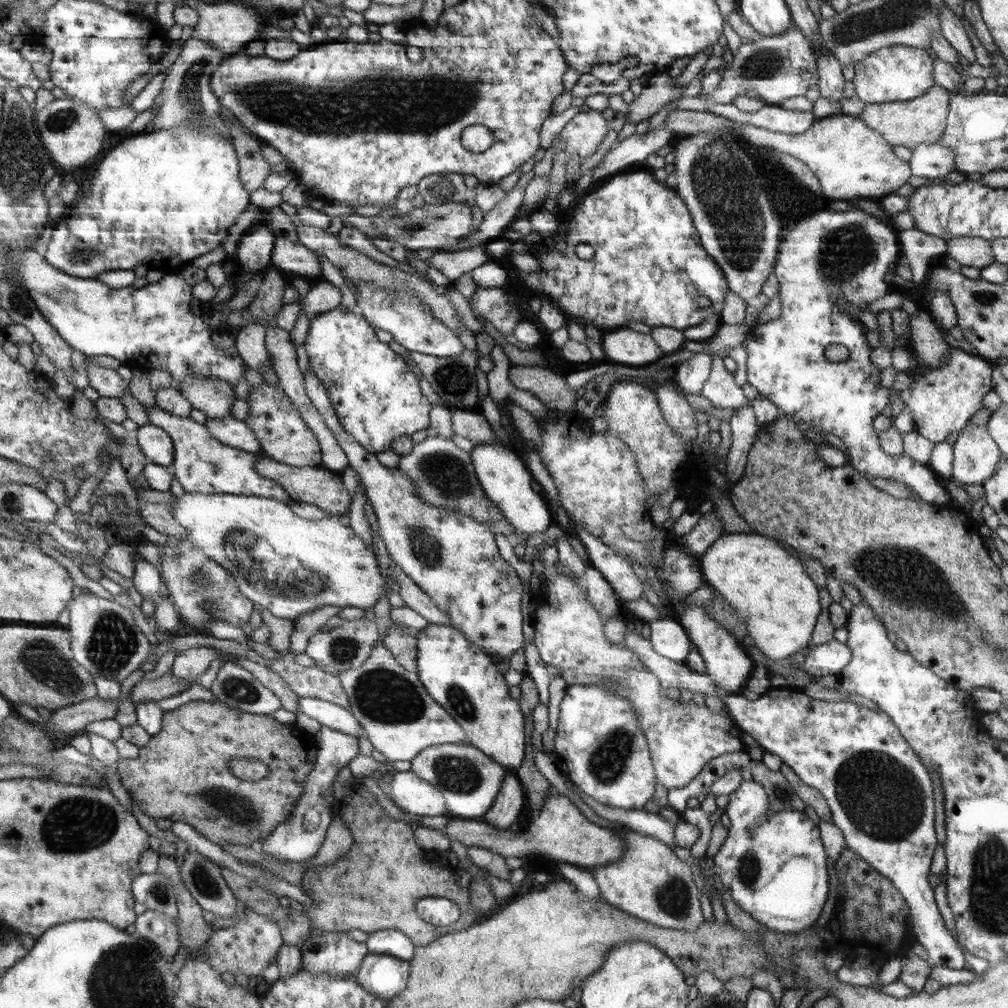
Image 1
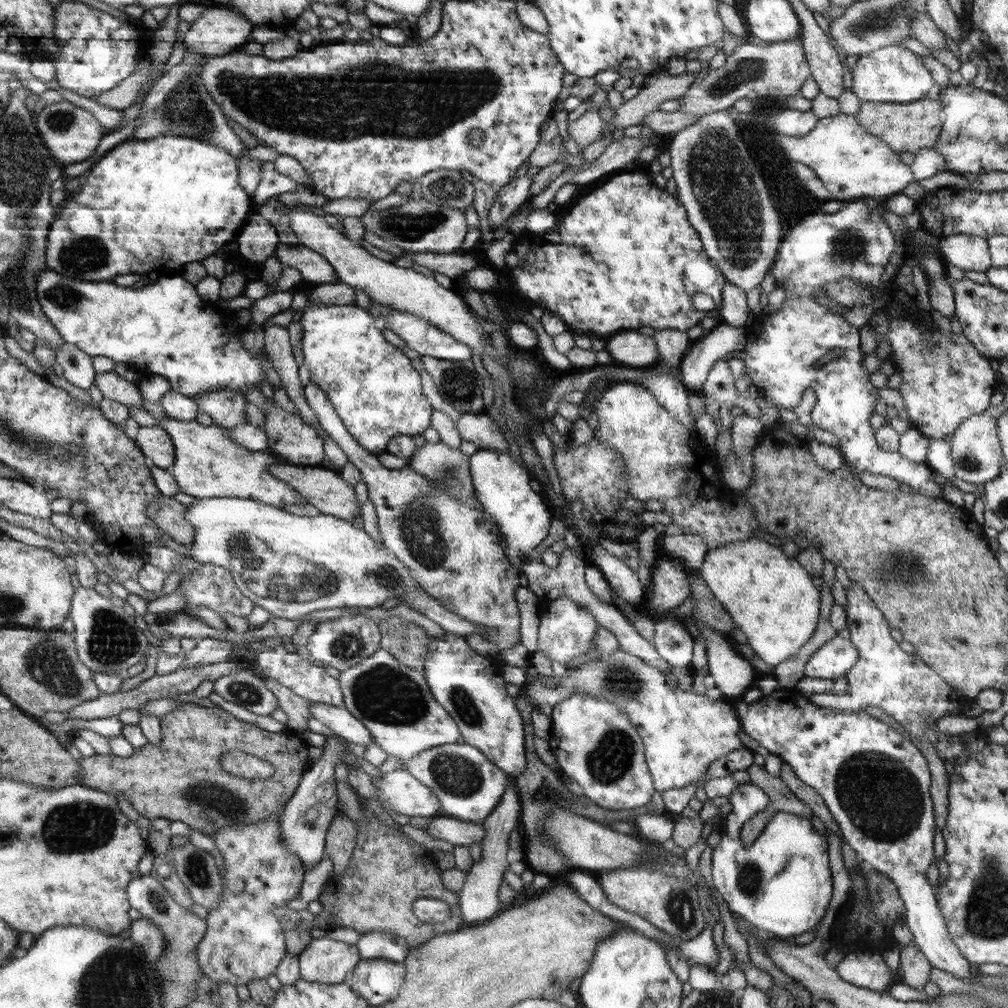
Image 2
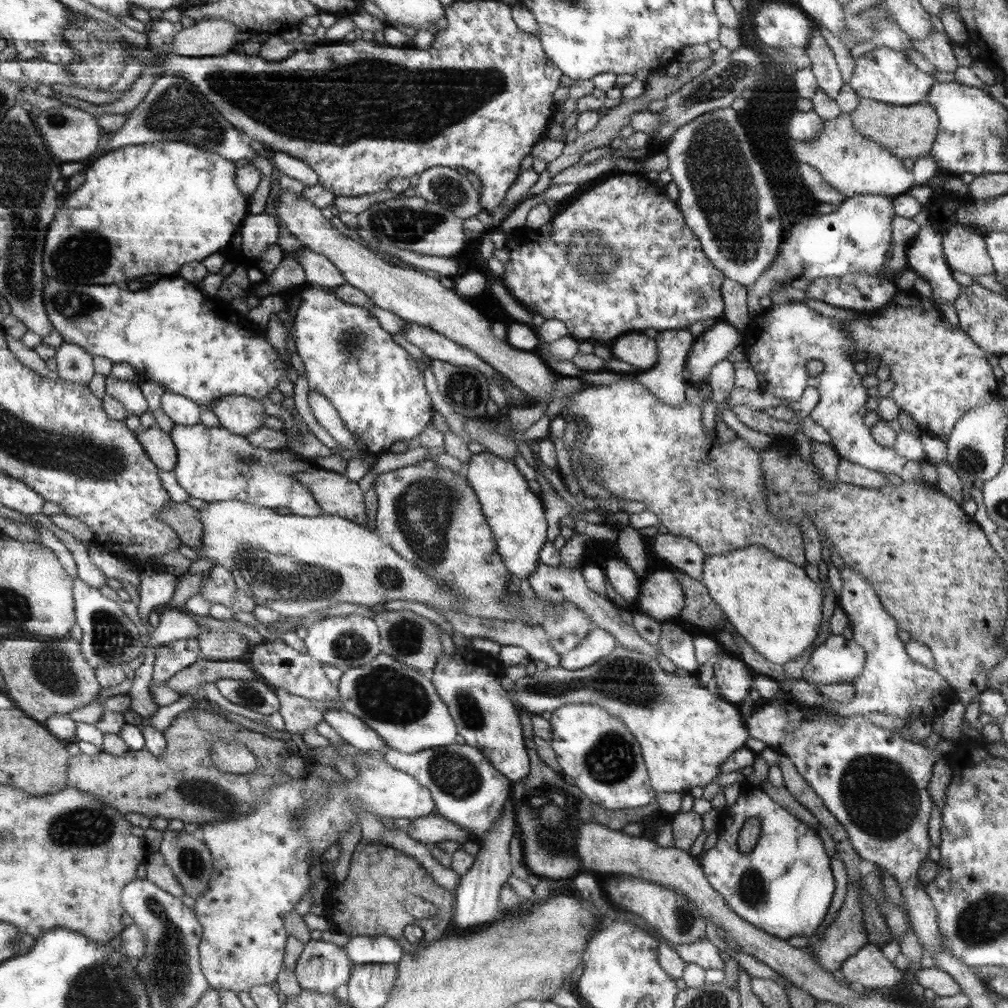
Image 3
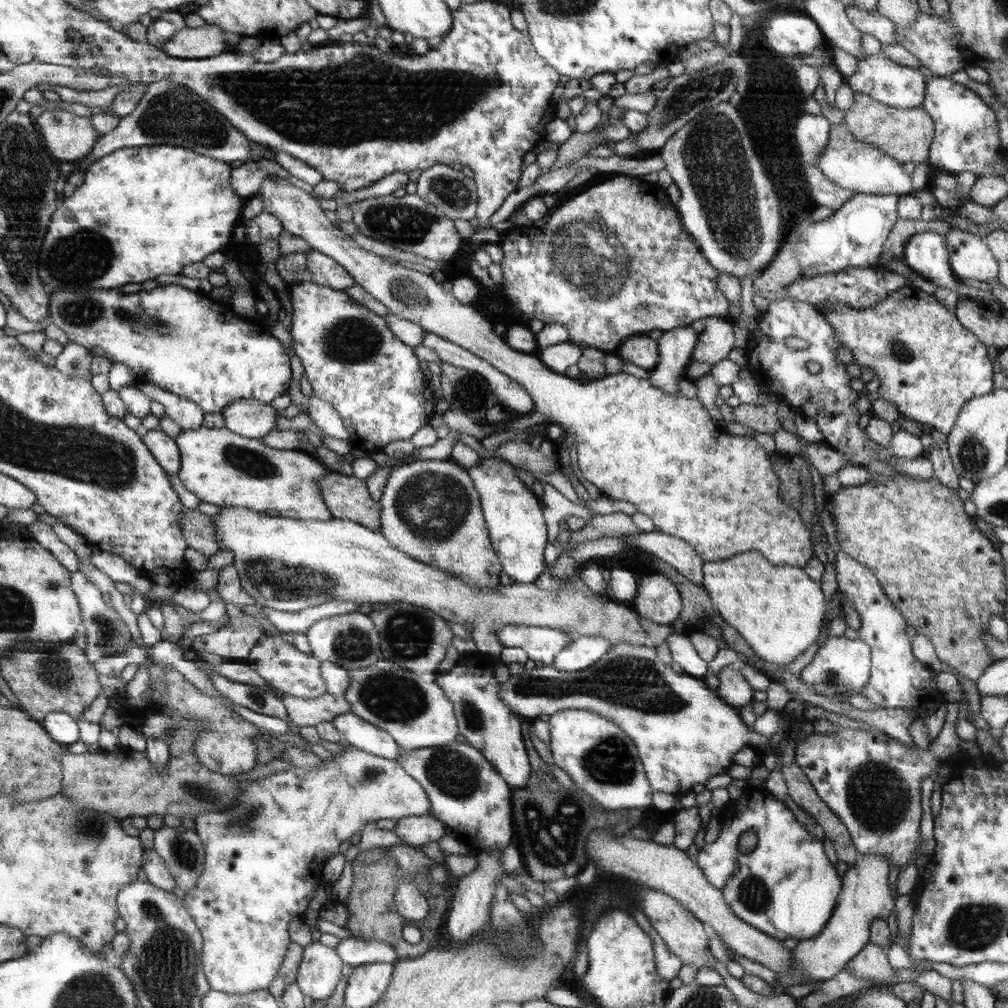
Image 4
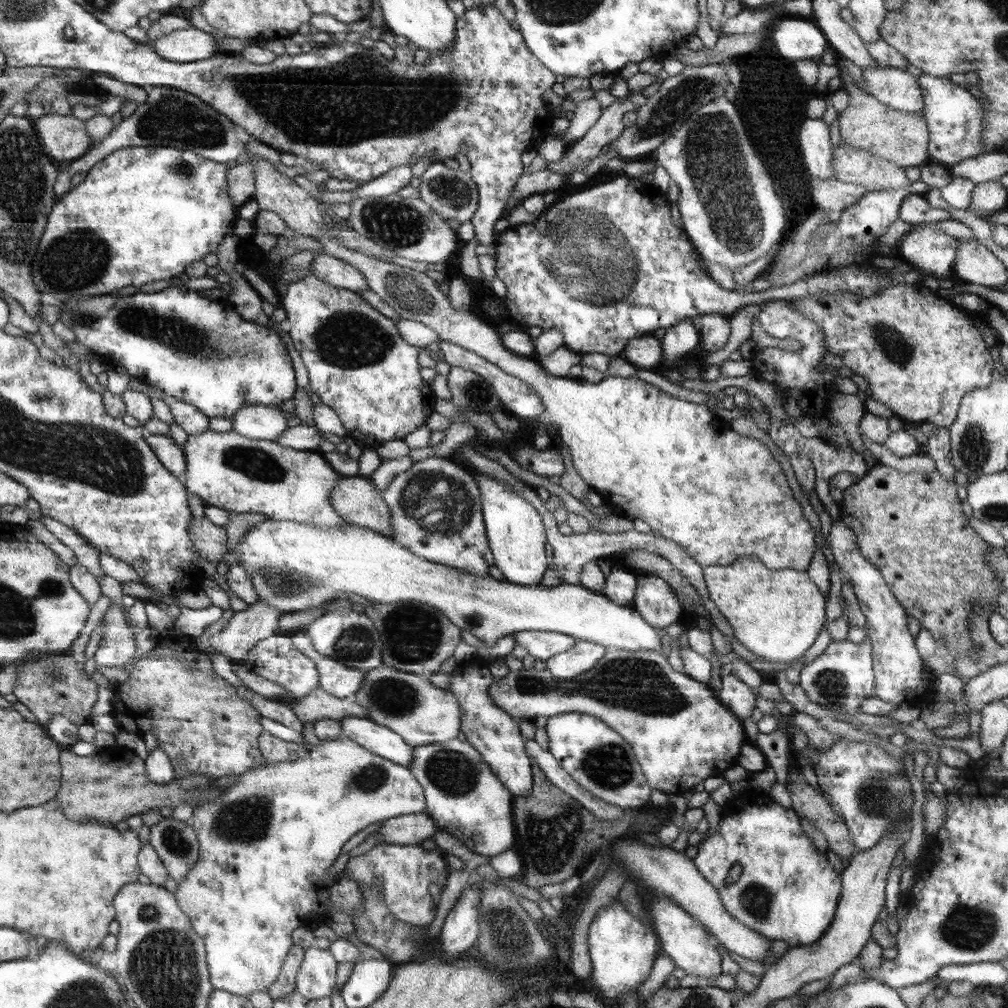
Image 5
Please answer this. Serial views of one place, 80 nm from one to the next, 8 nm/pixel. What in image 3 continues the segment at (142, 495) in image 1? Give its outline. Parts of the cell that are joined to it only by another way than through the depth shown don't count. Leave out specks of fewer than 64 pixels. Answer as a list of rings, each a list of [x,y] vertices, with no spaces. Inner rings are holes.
[[[171,502],[170,508],[164,508],[160,514],[164,522],[172,526],[179,534],[182,544],[198,550],[202,546],[204,527],[200,522],[200,510],[189,506],[187,502]]]

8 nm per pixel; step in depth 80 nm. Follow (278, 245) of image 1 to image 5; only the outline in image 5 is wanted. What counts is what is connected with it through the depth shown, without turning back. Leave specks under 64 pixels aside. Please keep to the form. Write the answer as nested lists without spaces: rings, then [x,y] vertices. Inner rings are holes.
[[[316,253],[311,262],[311,274],[320,280],[335,285],[336,288],[348,288],[354,292],[369,289],[363,274],[355,266],[327,253]]]

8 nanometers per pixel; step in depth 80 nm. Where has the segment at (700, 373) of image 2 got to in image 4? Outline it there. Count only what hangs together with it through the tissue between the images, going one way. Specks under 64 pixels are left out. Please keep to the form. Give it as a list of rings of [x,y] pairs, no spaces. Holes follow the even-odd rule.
[[[707,317],[691,356],[692,362],[709,362],[715,365],[726,359],[733,346],[735,336],[732,322],[724,317]]]

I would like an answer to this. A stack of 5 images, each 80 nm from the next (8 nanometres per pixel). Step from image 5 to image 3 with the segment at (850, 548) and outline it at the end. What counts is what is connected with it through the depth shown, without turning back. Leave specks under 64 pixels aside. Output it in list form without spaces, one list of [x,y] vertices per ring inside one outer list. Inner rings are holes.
[[[845,566],[842,574],[842,590],[838,606],[846,612],[853,639],[865,650],[865,663],[861,673],[853,680],[855,696],[847,702],[828,699],[825,708],[834,710],[843,717],[860,715],[863,712],[881,712],[900,718],[909,726],[912,720],[934,722],[946,706],[953,702],[953,691],[945,678],[936,670],[914,662],[906,650],[904,642],[898,640],[898,621],[883,607],[882,600],[871,582],[856,568]]]

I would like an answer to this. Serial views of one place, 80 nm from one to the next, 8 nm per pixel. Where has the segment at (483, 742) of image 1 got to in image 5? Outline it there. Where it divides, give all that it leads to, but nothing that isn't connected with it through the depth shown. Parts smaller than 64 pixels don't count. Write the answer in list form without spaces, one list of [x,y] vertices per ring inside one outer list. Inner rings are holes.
[[[458,665],[451,673],[449,690],[458,697],[462,707],[462,731],[467,741],[482,755],[484,762],[504,783],[513,796],[530,794],[533,785],[532,758],[526,749],[526,739],[518,728],[519,720],[506,712],[492,700],[490,688],[494,683],[486,666]]]

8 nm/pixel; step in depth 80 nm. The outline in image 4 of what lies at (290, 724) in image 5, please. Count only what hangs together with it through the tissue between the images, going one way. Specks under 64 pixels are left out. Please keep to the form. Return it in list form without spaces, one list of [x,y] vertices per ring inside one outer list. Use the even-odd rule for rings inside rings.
[[[212,672],[210,678],[214,688],[231,700],[233,704],[245,706],[250,710],[254,710],[254,712],[266,714],[266,716],[276,716],[276,718],[288,720],[286,707],[279,693],[259,686],[228,680],[228,677],[217,672]]]

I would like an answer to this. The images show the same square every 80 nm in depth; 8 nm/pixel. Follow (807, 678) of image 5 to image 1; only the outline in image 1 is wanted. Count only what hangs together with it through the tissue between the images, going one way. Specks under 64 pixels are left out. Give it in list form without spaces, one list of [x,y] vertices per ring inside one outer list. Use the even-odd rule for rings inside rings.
[[[833,638],[824,644],[811,648],[809,652],[806,652],[806,654],[800,658],[799,666],[802,670],[814,677],[826,676],[828,674],[831,678],[835,679],[840,676],[843,666],[847,665],[847,662],[850,662],[850,659],[850,647],[846,646],[846,643],[839,642]]]

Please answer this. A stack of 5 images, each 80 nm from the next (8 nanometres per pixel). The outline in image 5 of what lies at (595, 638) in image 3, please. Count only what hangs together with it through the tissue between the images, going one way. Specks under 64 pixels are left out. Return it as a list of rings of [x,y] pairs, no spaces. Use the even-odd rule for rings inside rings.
[[[575,639],[571,649],[549,658],[546,666],[558,680],[570,682],[594,668],[606,652],[604,645]]]

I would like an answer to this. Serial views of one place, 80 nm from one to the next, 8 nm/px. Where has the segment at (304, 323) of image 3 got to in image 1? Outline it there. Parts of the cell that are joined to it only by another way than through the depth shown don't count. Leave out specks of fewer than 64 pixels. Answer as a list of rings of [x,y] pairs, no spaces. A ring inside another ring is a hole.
[[[340,306],[328,312],[317,314],[309,322],[309,329],[305,339],[305,347],[309,356],[309,366],[316,376],[327,387],[335,411],[342,420],[343,427],[358,441],[367,452],[374,454],[392,450],[392,442],[398,436],[413,436],[419,430],[426,430],[431,425],[428,412],[433,404],[420,392],[418,376],[410,372],[402,360],[388,348],[388,343],[378,342],[374,336],[374,328],[370,321],[356,308],[346,311]]]

